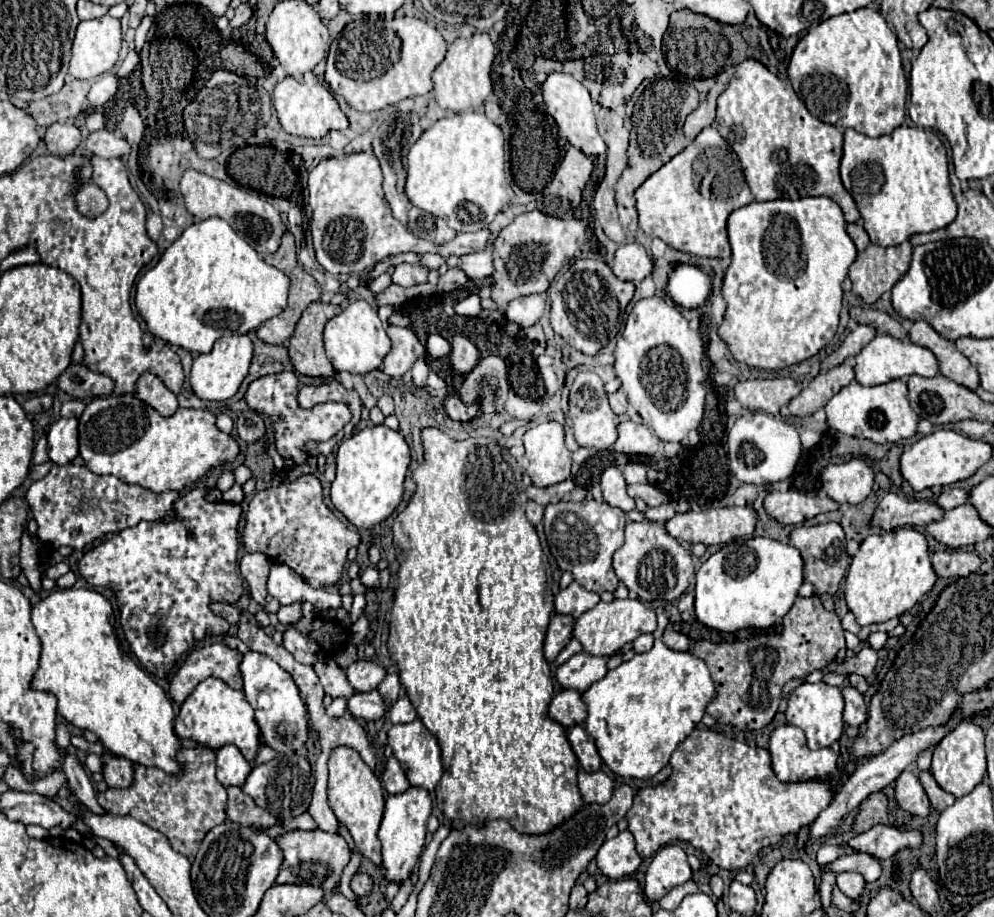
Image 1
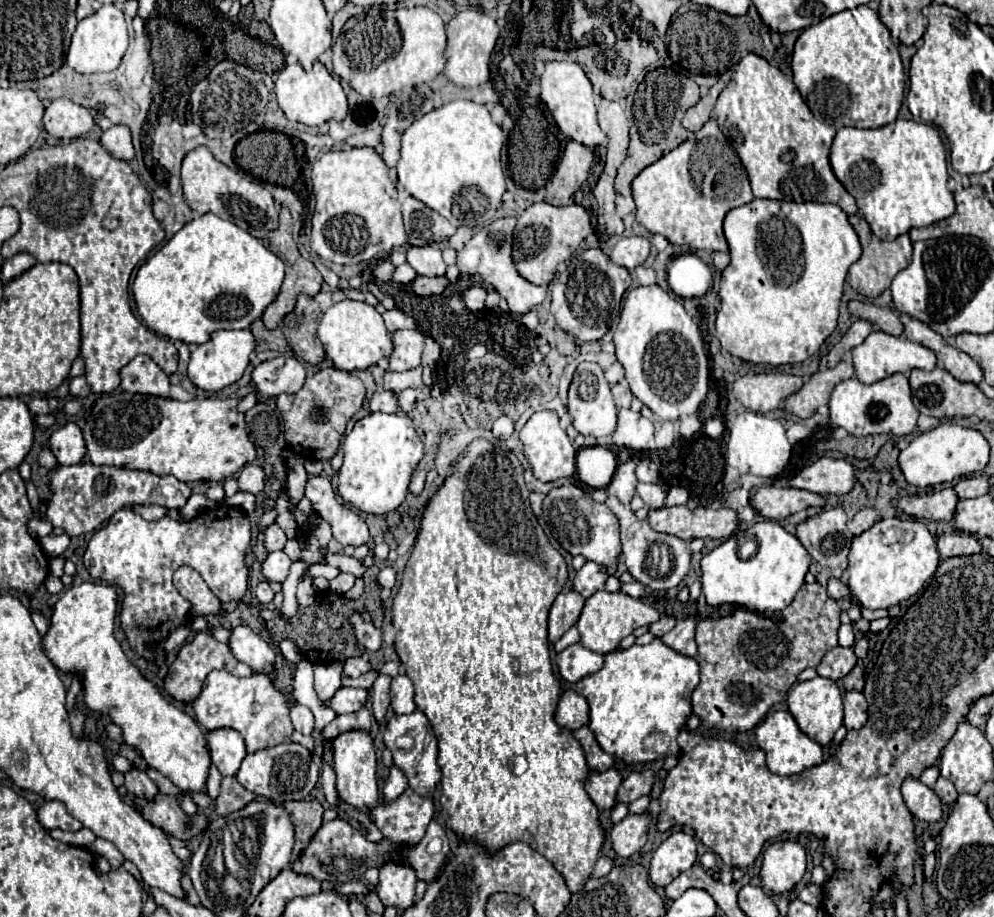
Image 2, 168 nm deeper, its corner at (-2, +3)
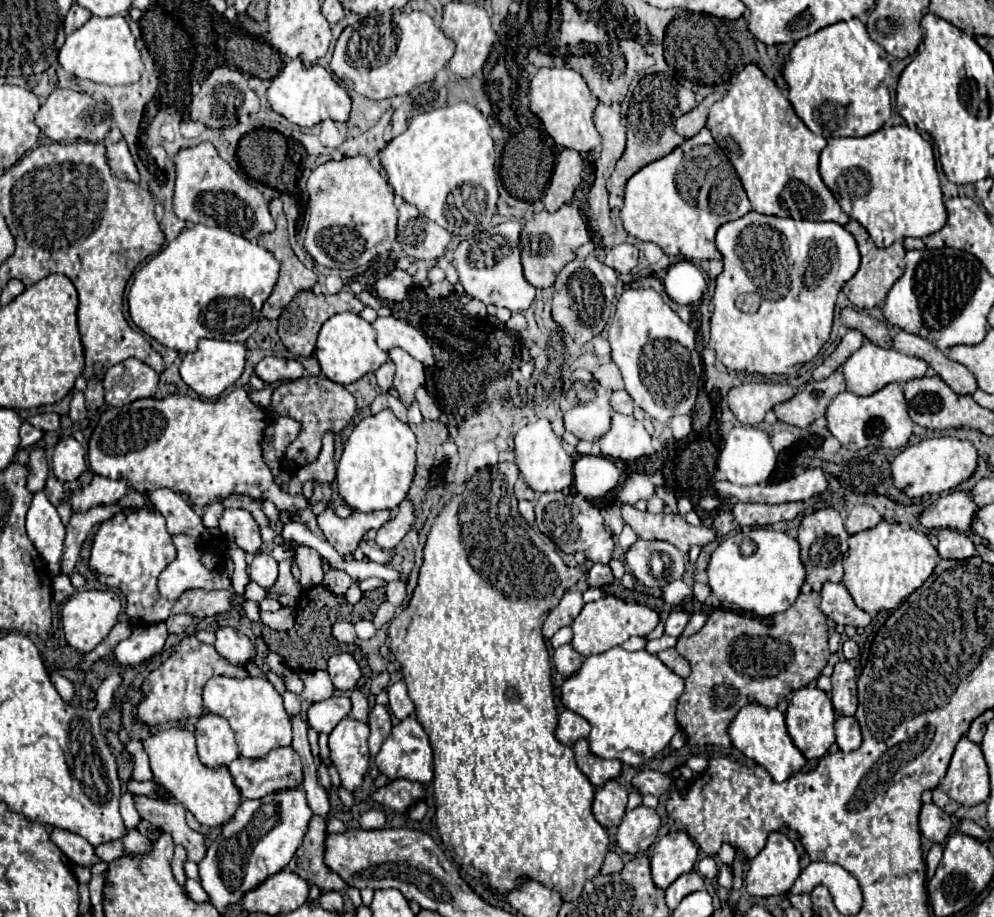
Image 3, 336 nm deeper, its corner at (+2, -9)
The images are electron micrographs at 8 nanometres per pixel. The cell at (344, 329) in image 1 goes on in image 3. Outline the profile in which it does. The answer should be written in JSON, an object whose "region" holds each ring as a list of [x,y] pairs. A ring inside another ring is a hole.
{"region":[[[352,312],[336,314],[322,324],[314,354],[318,358],[322,374],[326,378],[330,378],[332,382],[338,382],[342,386],[356,382],[364,374],[374,372],[384,362],[388,362],[388,352],[380,350],[376,344],[376,332],[372,328],[372,324],[366,322],[364,318],[360,318],[358,314],[352,314]]]}

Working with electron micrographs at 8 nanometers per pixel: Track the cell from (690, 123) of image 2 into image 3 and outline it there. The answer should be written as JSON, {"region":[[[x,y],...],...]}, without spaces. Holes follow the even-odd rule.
{"region":[[[716,92],[716,94],[710,94],[710,96],[706,96],[694,110],[682,114],[682,116],[676,120],[676,124],[674,124],[676,132],[678,132],[680,136],[684,136],[684,138],[692,138],[694,134],[698,134],[698,132],[706,126],[706,118],[708,118],[710,106],[712,106],[718,98],[720,98],[718,92]]]}

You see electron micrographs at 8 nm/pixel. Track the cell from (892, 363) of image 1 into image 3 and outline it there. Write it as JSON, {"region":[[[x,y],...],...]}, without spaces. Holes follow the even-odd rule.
{"region":[[[864,342],[842,366],[842,374],[844,374],[844,380],[846,380],[846,390],[856,394],[856,396],[870,396],[874,392],[878,392],[880,388],[884,388],[886,384],[890,382],[898,382],[898,384],[904,384],[908,380],[914,380],[914,378],[922,378],[926,374],[926,362],[920,360],[920,358],[914,358],[914,356],[906,356],[894,348],[880,348],[872,342]]]}

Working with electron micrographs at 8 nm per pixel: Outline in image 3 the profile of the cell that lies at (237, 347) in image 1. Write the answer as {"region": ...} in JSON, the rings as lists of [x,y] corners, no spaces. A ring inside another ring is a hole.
{"region":[[[200,340],[198,350],[184,354],[180,364],[182,380],[202,398],[220,396],[230,384],[234,384],[244,370],[246,346],[240,342],[224,342],[224,340]]]}

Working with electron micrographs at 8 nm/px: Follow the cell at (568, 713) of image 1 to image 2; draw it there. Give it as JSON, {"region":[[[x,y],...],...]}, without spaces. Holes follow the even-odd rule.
{"region":[[[566,690],[558,702],[556,708],[556,724],[576,730],[584,724],[588,724],[588,702],[584,696],[580,696],[574,690]]]}

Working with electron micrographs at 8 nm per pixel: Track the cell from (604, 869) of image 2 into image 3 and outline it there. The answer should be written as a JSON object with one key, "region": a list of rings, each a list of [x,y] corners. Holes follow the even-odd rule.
{"region":[[[608,852],[606,854],[606,860],[604,860],[604,866],[602,866],[602,874],[612,874],[612,872],[620,872],[624,868],[624,862],[620,858],[618,852]]]}

